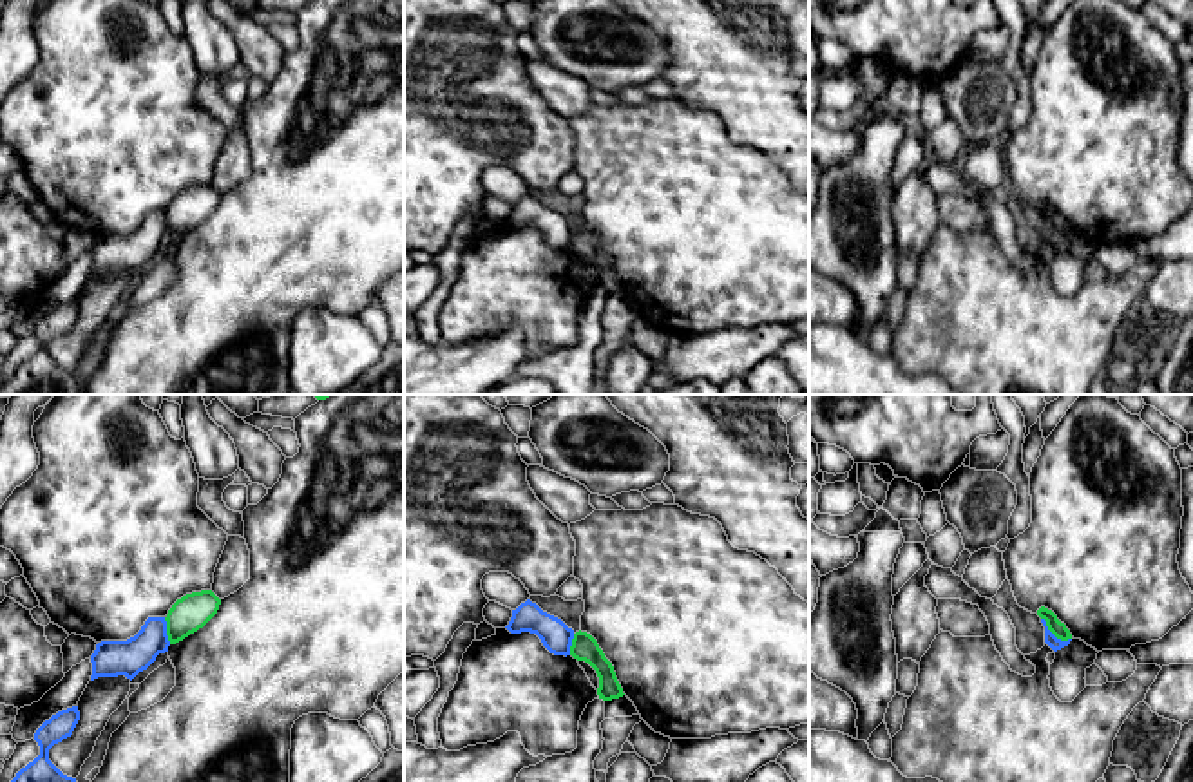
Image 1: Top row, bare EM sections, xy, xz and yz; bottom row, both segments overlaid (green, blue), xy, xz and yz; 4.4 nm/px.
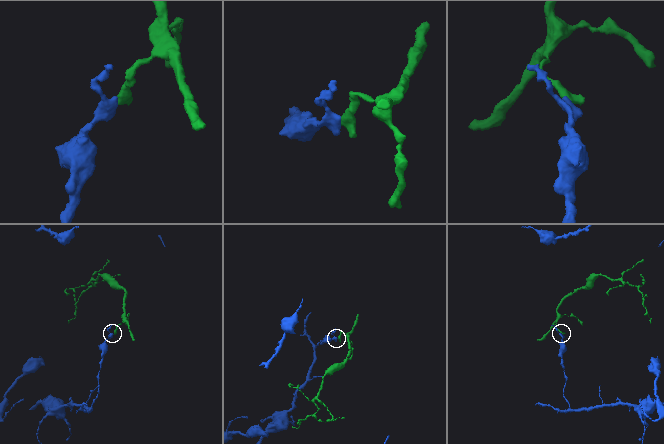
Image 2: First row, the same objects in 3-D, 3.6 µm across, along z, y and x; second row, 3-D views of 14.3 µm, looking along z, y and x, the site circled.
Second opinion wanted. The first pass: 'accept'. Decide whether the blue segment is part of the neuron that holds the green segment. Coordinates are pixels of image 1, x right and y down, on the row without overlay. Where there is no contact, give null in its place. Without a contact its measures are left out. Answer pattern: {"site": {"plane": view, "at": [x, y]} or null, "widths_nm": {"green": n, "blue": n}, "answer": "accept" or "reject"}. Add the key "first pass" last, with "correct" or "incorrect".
{"site": {"plane": "yz", "at": [1054, 228]}, "widths_nm": {"green": 70, "blue": 60}, "answer": "reject", "first pass": "incorrect"}

